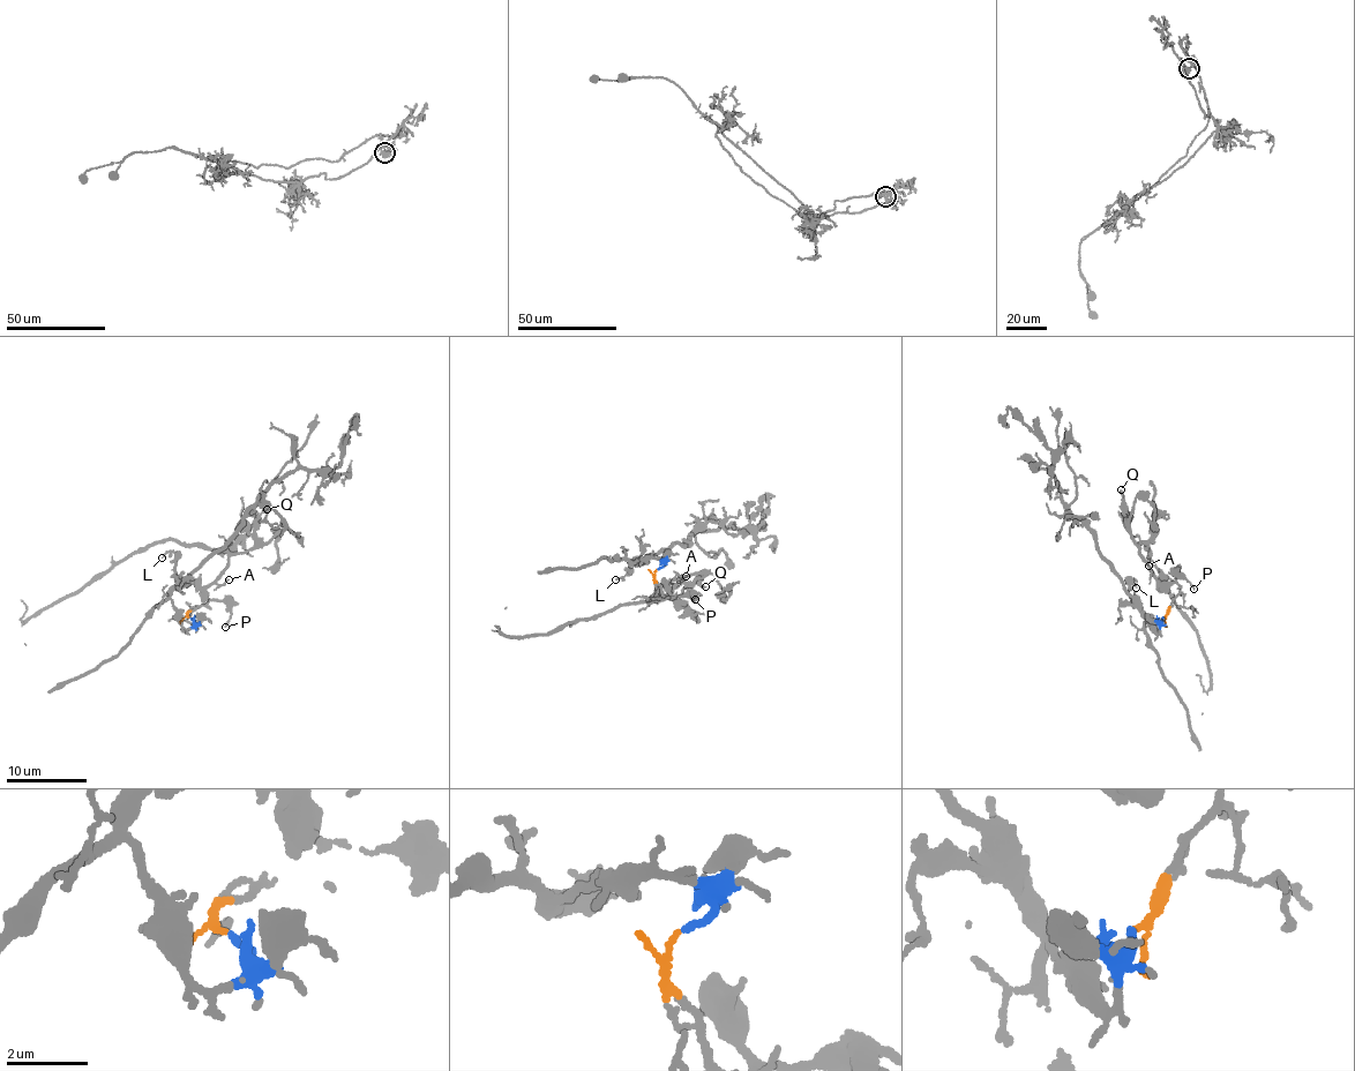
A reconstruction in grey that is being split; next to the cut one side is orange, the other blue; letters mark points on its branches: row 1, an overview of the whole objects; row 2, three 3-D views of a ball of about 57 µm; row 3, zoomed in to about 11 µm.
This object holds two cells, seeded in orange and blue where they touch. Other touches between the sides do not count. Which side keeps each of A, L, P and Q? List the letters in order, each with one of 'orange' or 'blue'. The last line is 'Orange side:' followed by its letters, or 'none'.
A: orange
L: blue
P: orange
Q: orange
Orange side: A, P, Q

